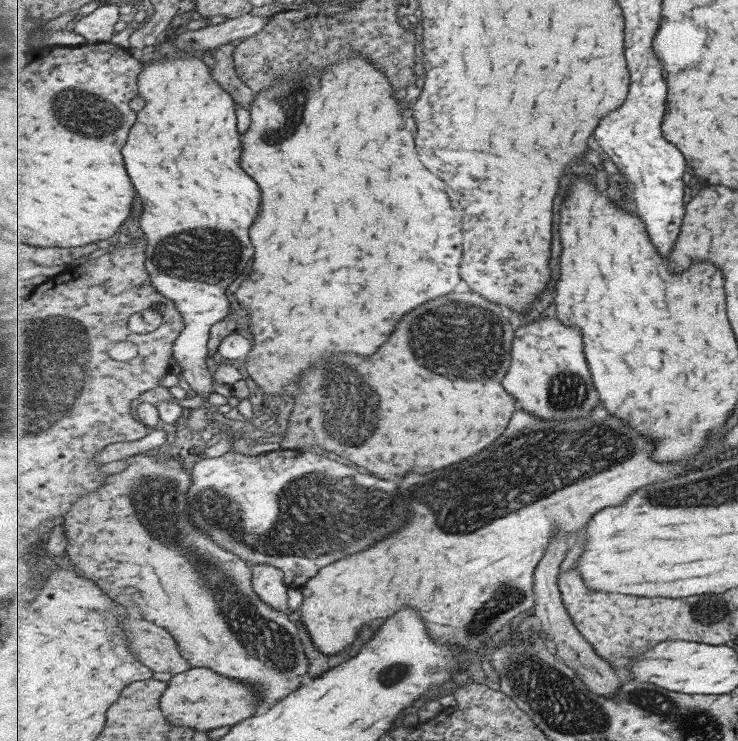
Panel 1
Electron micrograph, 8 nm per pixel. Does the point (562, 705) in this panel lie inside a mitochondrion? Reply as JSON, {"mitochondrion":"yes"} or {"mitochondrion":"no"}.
{"mitochondrion":"yes"}

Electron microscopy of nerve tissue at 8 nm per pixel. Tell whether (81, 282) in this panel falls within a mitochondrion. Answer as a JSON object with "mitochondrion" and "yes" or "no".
{"mitochondrion":"no"}

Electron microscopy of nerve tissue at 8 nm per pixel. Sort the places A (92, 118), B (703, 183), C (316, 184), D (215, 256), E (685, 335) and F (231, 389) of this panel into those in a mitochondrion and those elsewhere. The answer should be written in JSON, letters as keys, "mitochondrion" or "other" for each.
{"A":"mitochondrion","B":"other","C":"other","D":"mitochondrion","E":"other","F":"other"}

